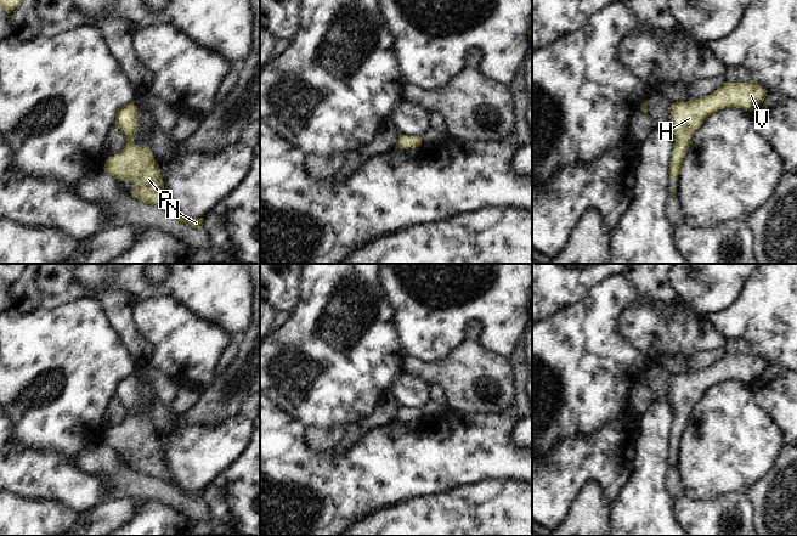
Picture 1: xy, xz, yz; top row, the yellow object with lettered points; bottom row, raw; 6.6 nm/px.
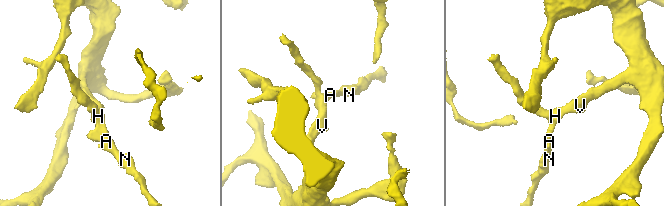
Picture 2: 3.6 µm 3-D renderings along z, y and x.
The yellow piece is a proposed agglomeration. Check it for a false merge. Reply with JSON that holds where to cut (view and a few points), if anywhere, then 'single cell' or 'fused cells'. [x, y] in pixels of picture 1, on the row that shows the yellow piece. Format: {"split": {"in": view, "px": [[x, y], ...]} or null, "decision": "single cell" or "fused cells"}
{"split": null, "decision": "single cell"}

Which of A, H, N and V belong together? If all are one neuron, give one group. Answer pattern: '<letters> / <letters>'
A H N V

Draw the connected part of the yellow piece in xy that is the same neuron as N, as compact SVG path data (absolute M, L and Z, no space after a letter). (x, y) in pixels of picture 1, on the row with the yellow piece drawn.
M132 102L118 109L115 124L128 141L119 153L108 157L103 170L118 181L134 181L137 187L130 194L136 199L164 209L187 226L194 228L203 227L203 218L186 219L175 211L165 191L159 164L154 159L151 148L139 147L134 142L134 135L139 125L139 114Z

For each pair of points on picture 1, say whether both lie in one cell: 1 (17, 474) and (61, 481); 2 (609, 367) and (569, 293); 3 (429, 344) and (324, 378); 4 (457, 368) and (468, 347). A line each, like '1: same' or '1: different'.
1: same
2: different
3: different
4: same

